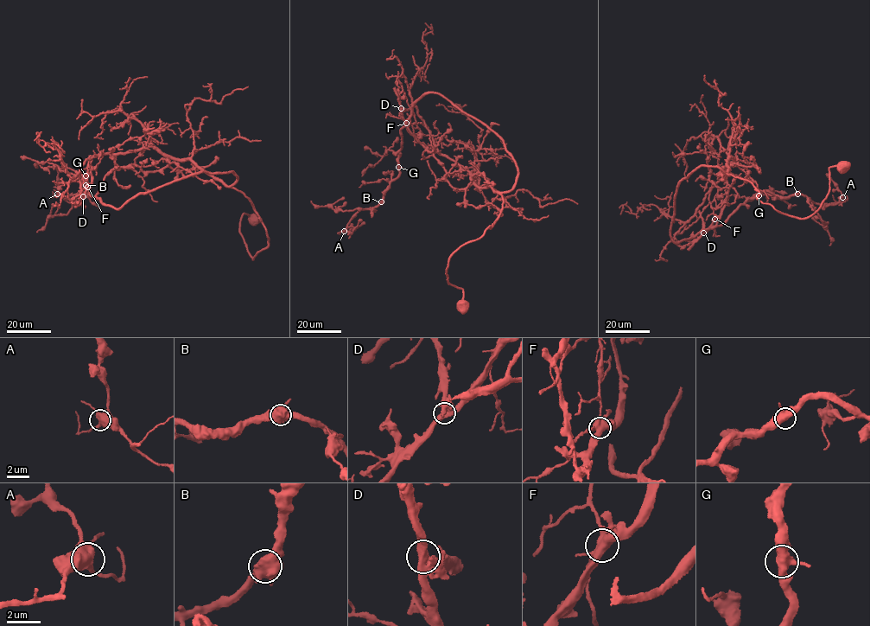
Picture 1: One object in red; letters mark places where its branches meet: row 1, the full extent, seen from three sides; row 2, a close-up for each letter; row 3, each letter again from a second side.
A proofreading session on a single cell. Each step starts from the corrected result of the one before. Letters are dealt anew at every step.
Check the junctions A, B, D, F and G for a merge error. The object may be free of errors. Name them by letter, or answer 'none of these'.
F

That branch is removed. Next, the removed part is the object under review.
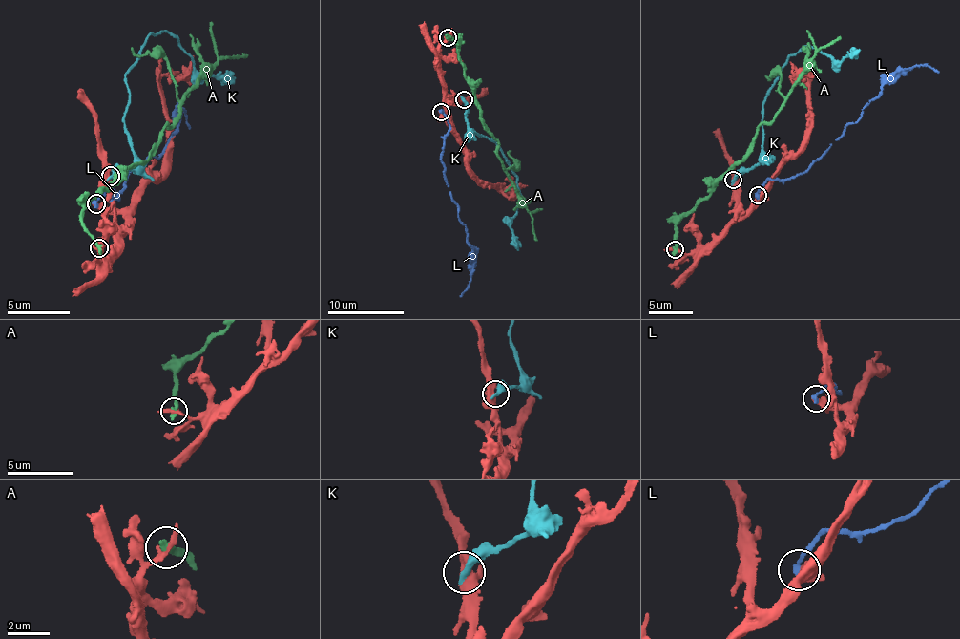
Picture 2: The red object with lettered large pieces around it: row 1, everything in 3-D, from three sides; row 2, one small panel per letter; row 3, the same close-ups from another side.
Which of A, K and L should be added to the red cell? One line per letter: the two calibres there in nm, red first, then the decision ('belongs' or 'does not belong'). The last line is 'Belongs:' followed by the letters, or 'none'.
A: calibres 240 and 360 nm; does not belong
K: calibres 440 and 400 nm; does not belong
L: calibres 440 and 280 nm; does not belong
Belongs: none

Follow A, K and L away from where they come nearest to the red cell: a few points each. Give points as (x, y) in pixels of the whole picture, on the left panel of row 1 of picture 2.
A: (99, 248), (87, 202), (141, 166), (212, 69), (248, 54)
K: (111, 176), (135, 167), (125, 129), (129, 71), (152, 35), (178, 39), (201, 75), (234, 75)
L: (97, 204), (110, 190), (121, 202), (135, 167), (152, 155), (158, 158), (181, 109), (190, 128)

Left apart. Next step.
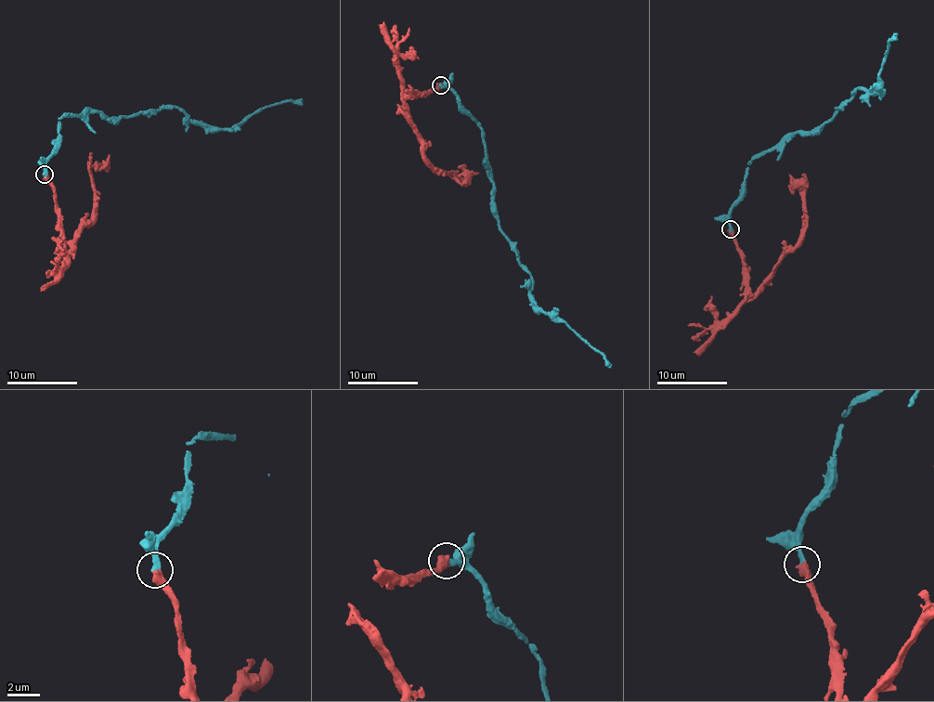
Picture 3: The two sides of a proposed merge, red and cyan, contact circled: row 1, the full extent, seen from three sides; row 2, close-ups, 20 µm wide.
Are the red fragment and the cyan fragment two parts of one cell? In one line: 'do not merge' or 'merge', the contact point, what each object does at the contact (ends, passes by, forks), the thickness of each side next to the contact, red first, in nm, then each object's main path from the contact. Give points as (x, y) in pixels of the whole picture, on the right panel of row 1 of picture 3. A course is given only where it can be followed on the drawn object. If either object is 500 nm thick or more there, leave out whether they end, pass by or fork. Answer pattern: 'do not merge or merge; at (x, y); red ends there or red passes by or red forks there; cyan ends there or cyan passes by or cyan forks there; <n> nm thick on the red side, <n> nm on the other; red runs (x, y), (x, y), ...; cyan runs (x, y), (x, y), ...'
merge; at (730, 229); 550 nm thick on the red side, 320 nm on the other; red runs (731, 228), (742, 261), (744, 285), (752, 293), (797, 242), (805, 223), (805, 183), (795, 184), (793, 194); cyan runs (730, 228), (747, 163), (790, 135), (822, 129), (857, 89), (879, 92), (897, 33)

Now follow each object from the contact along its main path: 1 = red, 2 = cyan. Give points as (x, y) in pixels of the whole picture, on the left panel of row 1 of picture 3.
1: (45, 174), (61, 239), (71, 253), (91, 220), (90, 168), (105, 166), (102, 163), (95, 172)
2: (45, 174), (58, 118), (90, 110), (116, 121), (173, 107), (231, 128), (269, 106), (302, 99)

